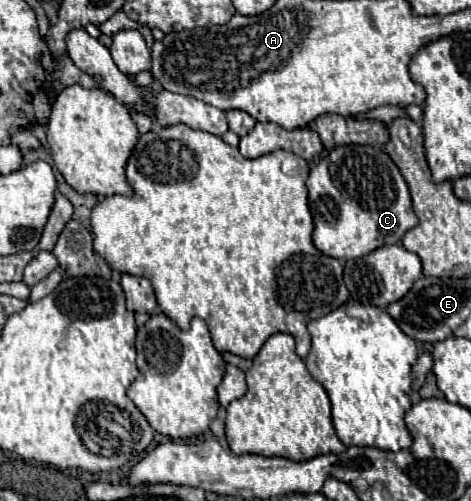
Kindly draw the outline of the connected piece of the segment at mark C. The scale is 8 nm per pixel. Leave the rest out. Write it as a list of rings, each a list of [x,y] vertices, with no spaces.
[[[344,145],[332,149],[326,159],[312,167],[306,181],[310,211],[314,217],[314,245],[328,257],[346,261],[366,257],[382,245],[400,243],[418,225],[412,211],[410,189],[382,147]]]

